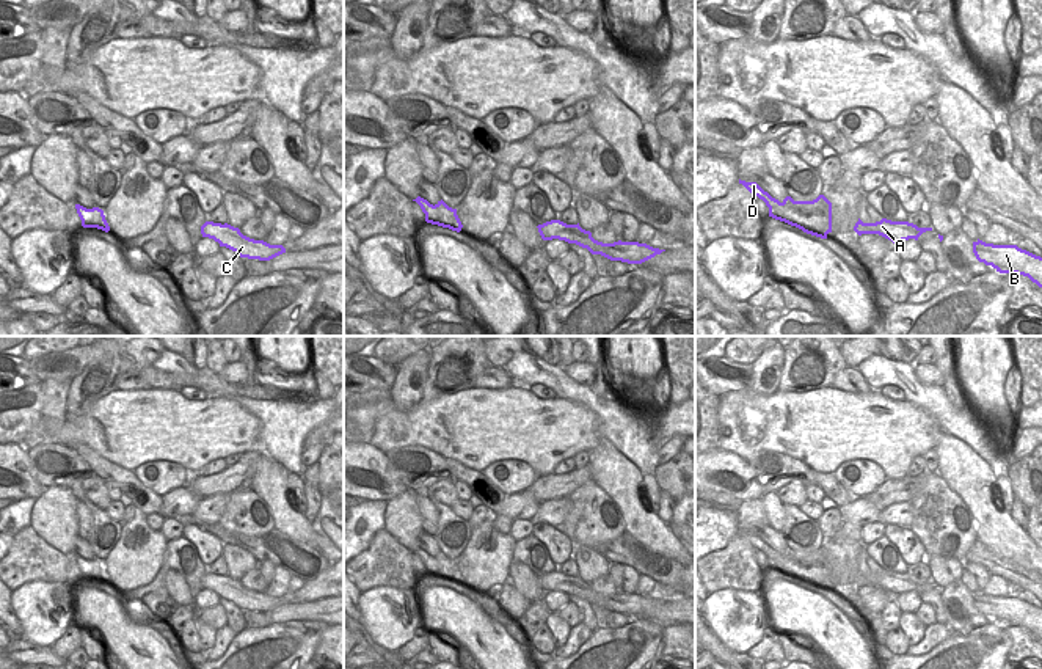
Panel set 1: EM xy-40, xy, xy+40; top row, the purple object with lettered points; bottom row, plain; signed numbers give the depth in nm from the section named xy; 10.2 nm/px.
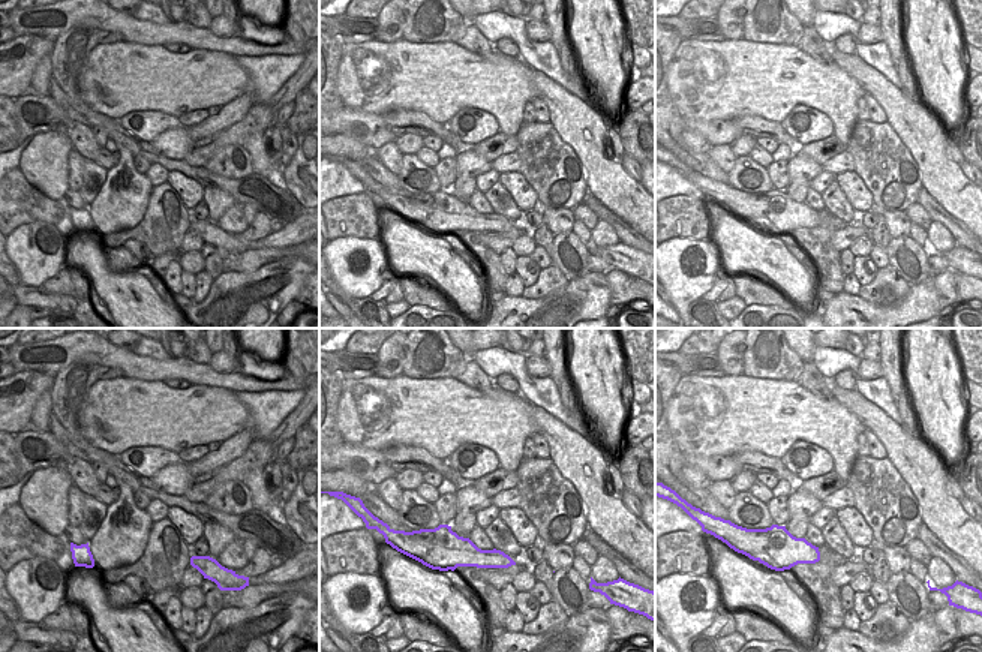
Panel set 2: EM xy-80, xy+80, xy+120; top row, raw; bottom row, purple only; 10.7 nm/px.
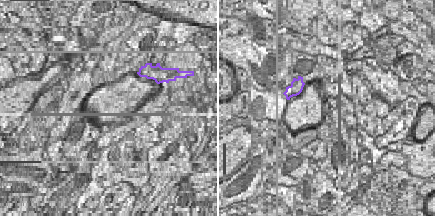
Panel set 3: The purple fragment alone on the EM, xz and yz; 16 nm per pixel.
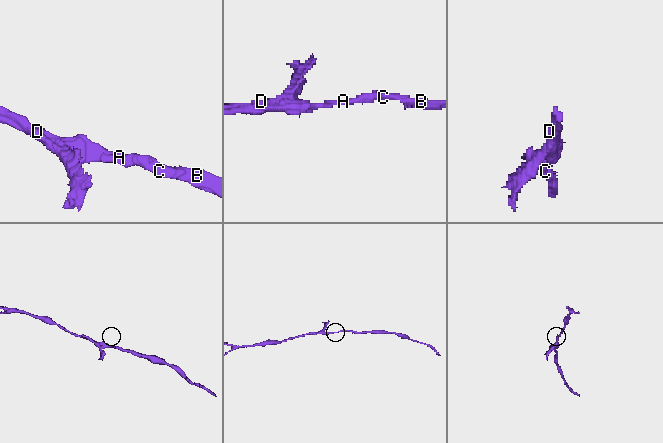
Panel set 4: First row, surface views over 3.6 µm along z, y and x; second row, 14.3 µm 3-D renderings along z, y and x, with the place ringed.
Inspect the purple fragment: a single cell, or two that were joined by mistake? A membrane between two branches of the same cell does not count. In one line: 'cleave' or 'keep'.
cleave

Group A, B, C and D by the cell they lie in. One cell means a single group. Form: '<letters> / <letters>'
A B C / D

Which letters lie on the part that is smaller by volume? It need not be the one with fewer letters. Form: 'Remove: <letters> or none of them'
Remove: D

